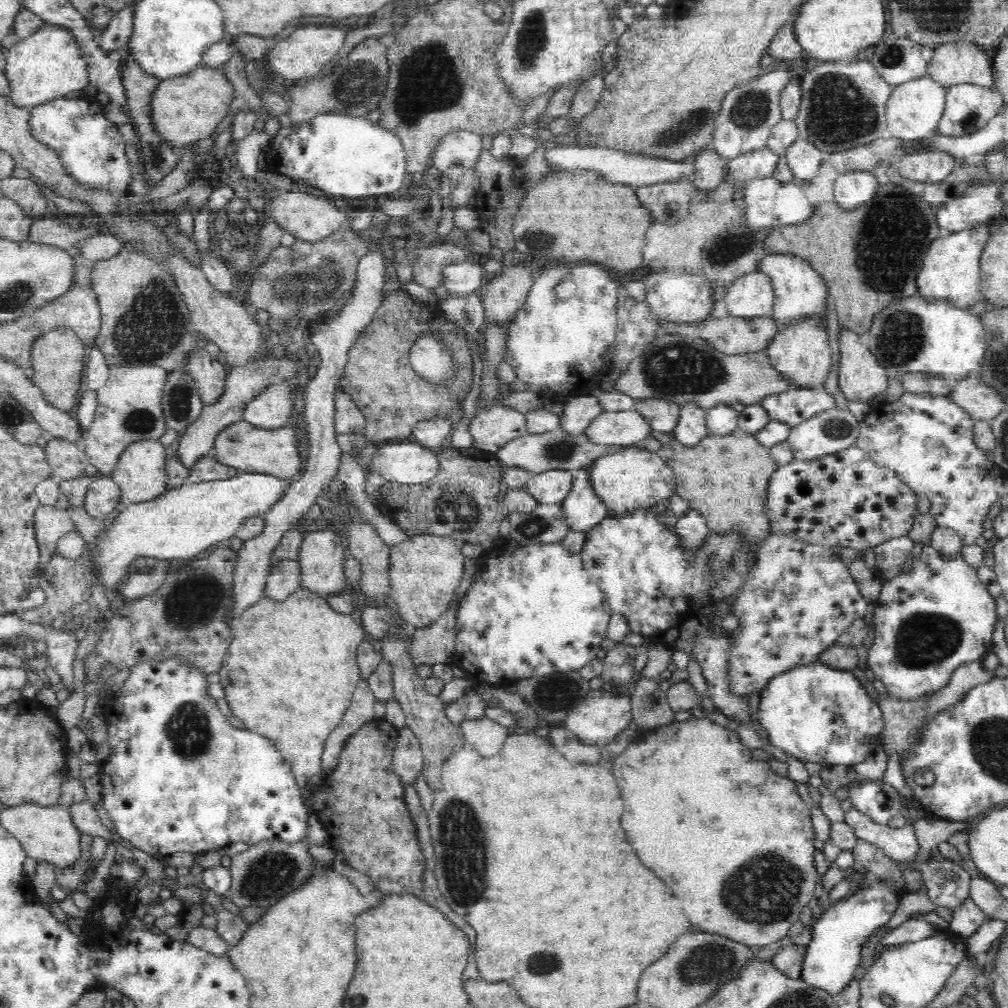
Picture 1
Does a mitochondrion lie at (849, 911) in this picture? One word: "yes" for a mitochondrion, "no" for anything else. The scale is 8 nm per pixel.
no

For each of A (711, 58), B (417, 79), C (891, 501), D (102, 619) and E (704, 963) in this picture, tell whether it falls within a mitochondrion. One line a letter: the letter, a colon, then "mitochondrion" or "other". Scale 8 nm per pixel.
A: other
B: mitochondrion
C: other
D: other
E: mitochondrion

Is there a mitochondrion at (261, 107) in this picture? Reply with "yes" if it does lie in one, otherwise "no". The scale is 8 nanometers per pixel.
no

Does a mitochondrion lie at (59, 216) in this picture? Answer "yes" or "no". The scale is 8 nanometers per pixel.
no

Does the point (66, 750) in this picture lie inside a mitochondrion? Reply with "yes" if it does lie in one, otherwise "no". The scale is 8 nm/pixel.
no

